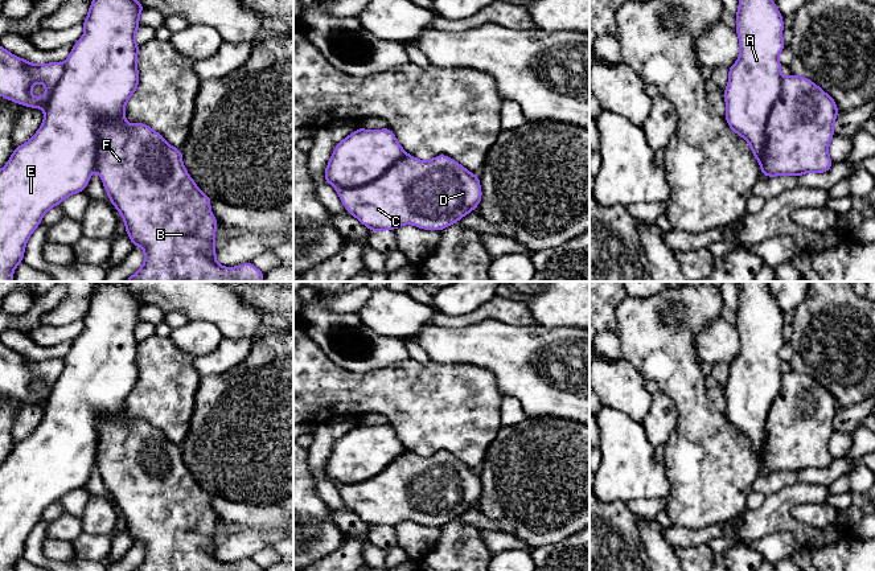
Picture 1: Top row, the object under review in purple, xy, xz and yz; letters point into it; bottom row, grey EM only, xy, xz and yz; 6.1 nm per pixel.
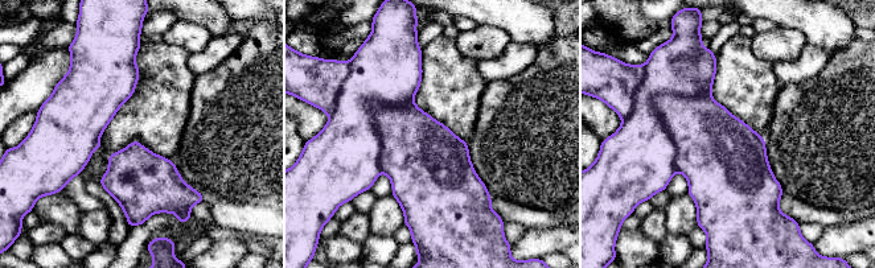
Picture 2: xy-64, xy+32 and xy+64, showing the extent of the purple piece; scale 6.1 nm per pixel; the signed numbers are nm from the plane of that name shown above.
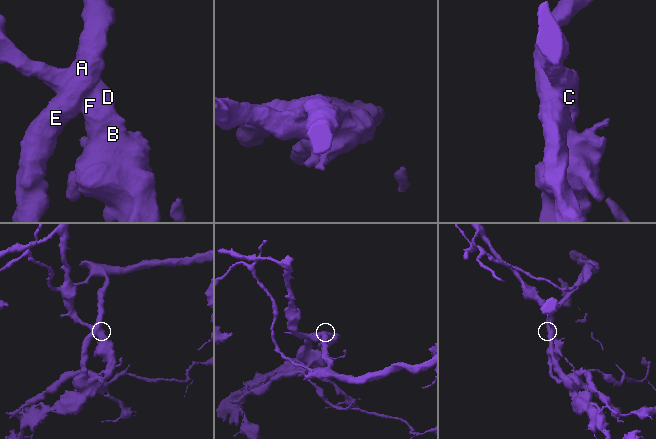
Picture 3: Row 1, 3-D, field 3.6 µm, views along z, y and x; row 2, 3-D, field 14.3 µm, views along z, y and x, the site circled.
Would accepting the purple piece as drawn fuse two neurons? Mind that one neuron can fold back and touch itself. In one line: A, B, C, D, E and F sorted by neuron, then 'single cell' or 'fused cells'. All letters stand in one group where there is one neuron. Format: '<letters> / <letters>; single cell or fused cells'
A E / B C D F; fused cells

